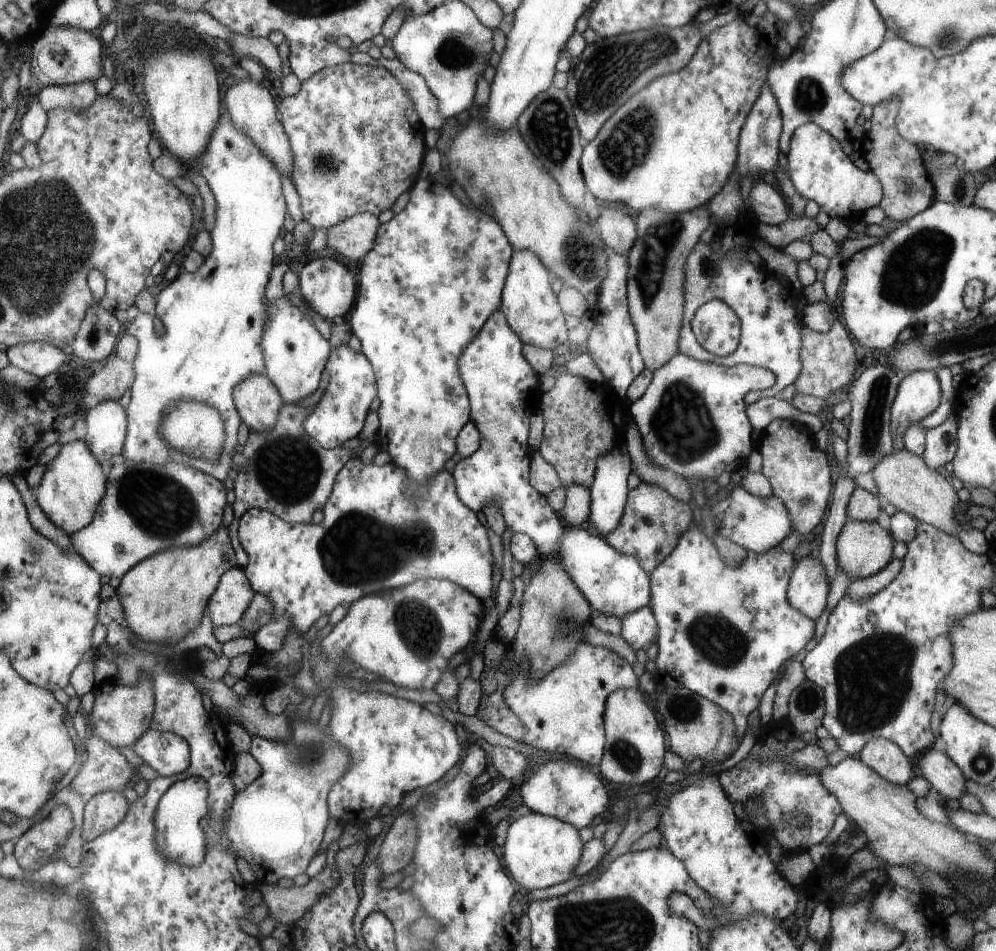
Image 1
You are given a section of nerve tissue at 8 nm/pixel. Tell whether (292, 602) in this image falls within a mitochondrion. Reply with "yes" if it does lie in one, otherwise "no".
no

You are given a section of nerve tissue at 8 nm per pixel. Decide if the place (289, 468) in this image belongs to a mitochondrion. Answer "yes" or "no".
yes

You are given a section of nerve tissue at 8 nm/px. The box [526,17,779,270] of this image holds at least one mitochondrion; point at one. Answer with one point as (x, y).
(612, 68)

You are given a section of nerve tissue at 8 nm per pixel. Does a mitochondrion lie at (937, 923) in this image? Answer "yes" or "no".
no

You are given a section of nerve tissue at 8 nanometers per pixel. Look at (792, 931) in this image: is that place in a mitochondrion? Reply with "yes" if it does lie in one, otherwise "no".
no

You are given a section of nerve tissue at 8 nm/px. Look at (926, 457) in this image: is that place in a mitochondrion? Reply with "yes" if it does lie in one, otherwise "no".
no

